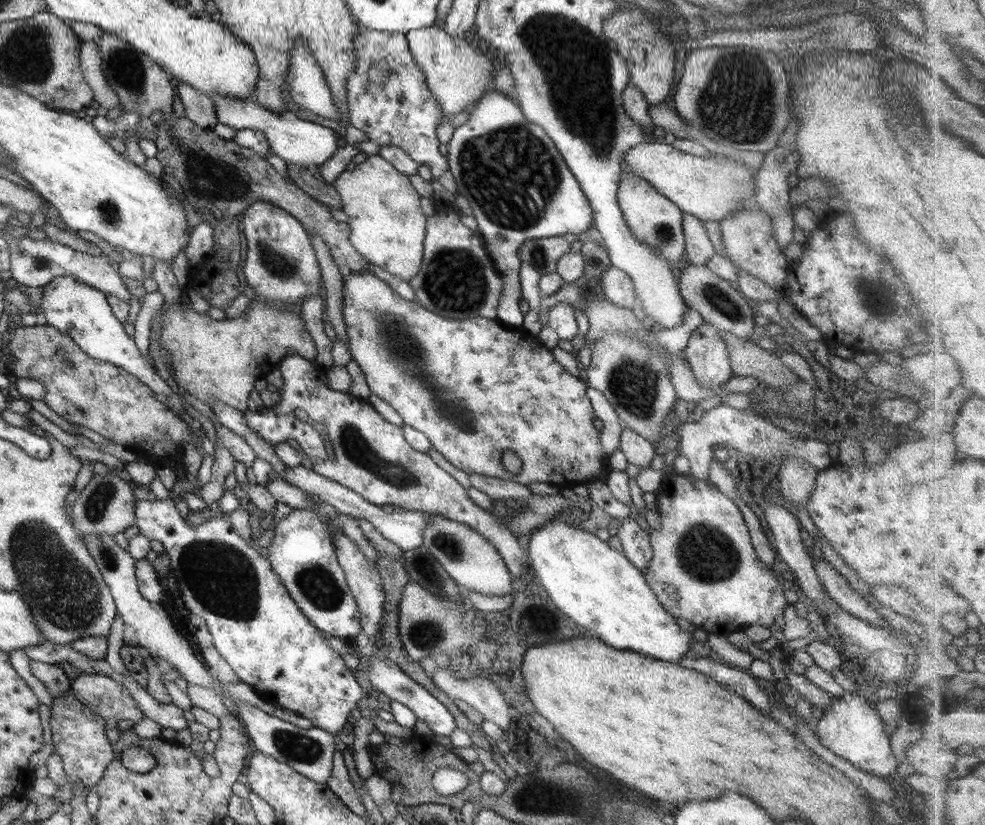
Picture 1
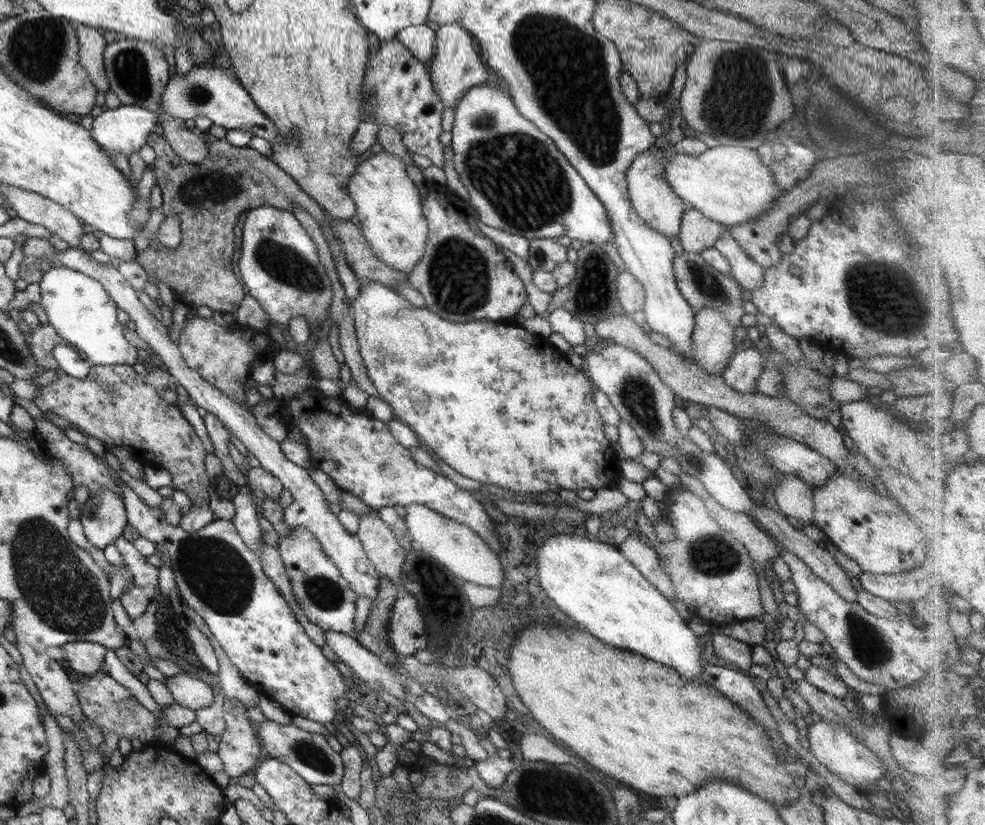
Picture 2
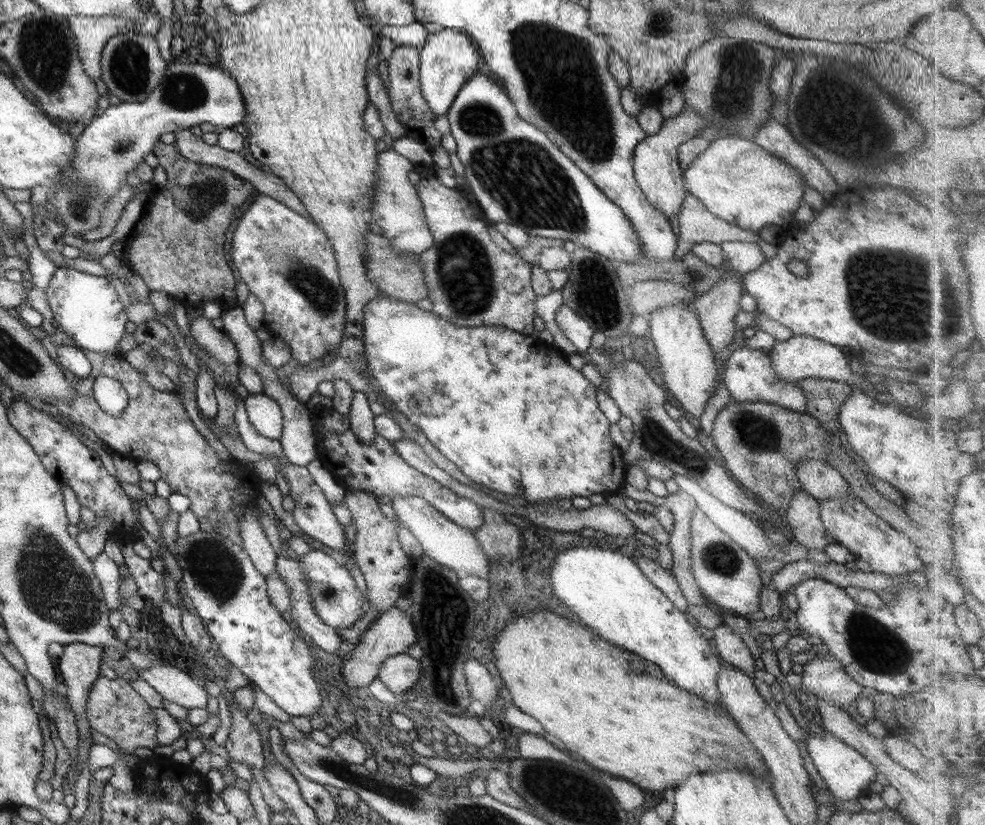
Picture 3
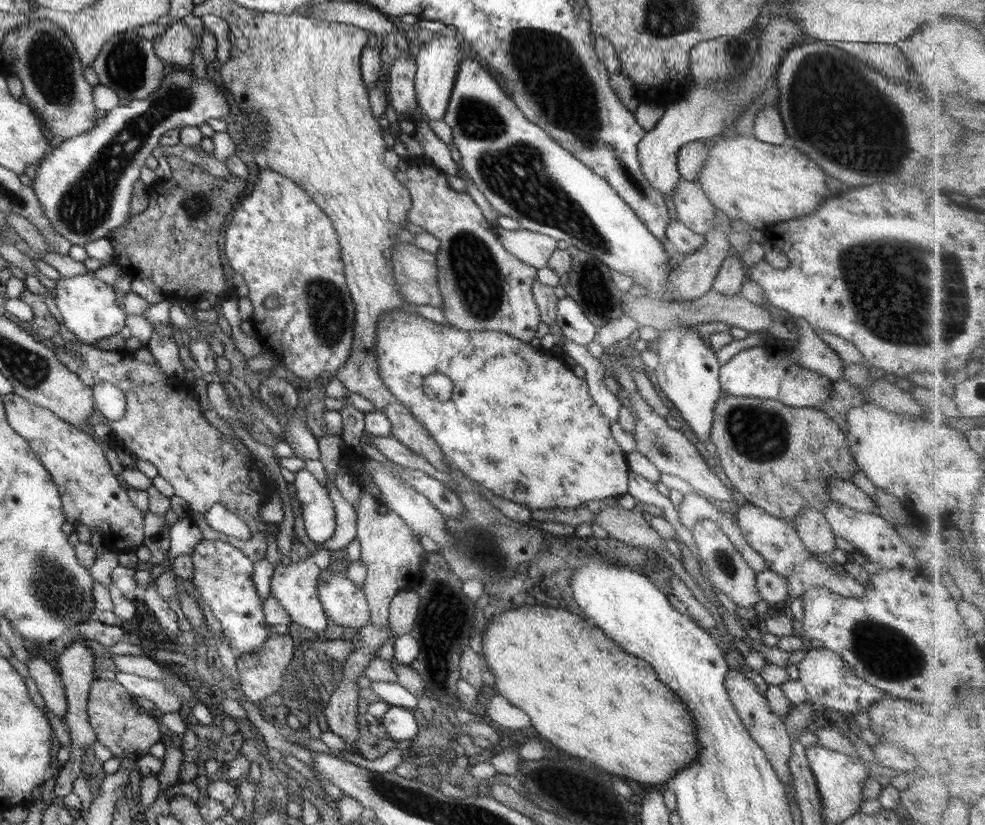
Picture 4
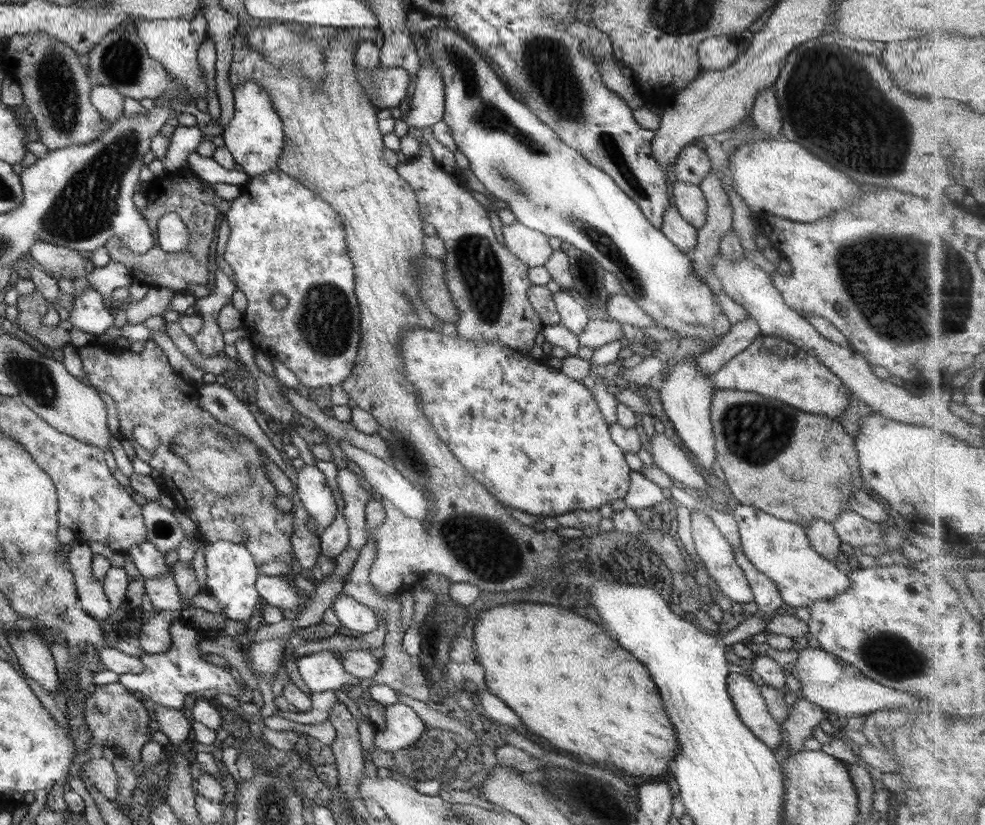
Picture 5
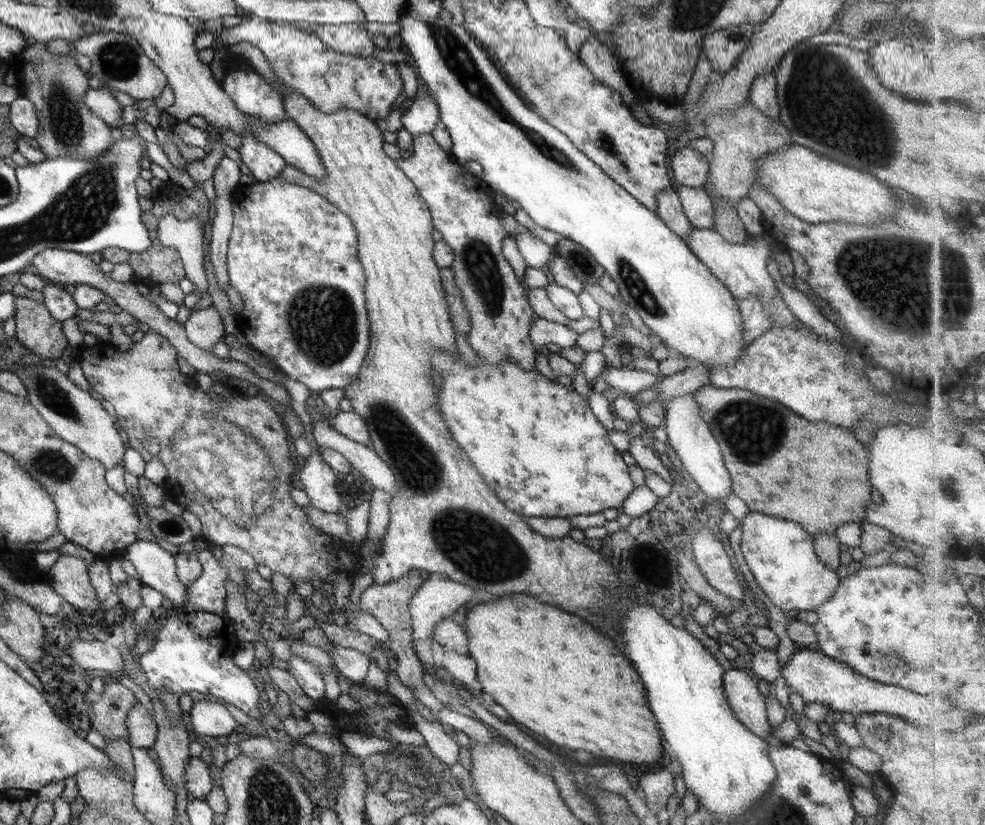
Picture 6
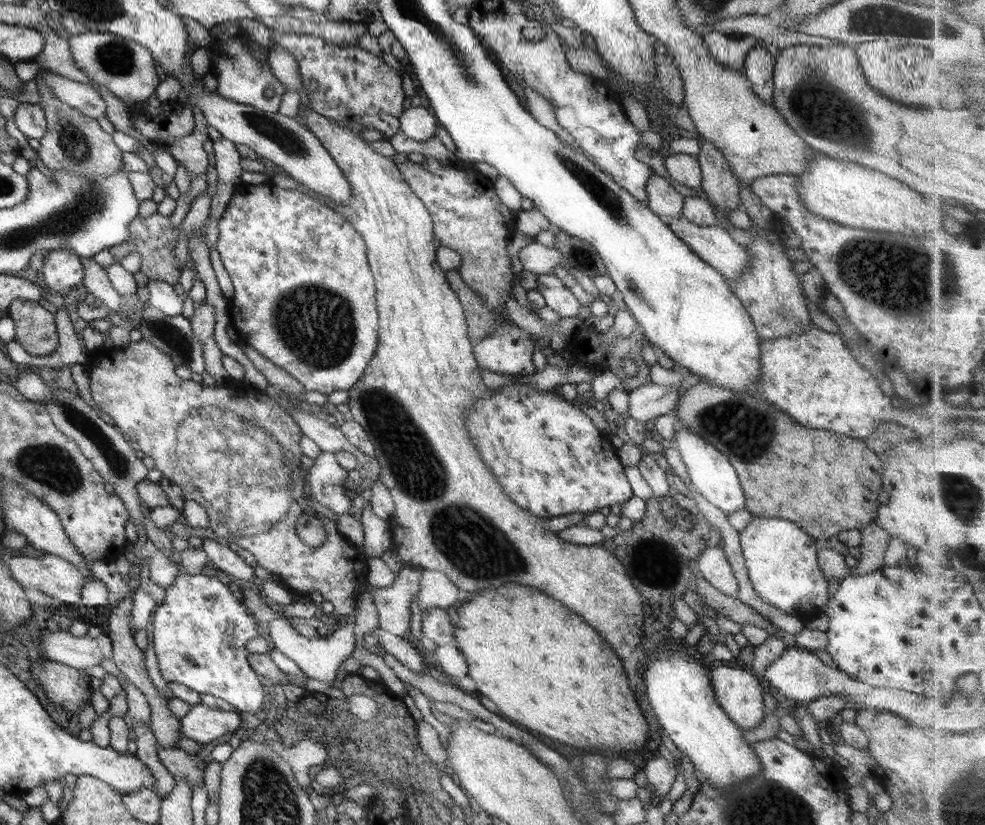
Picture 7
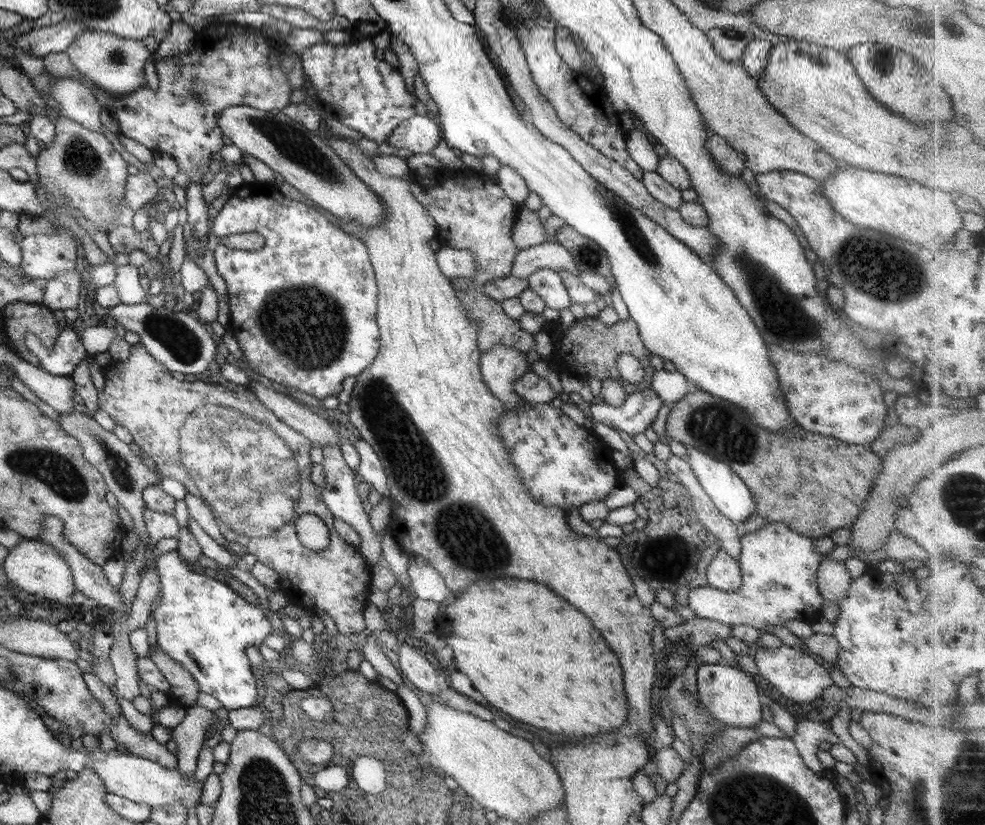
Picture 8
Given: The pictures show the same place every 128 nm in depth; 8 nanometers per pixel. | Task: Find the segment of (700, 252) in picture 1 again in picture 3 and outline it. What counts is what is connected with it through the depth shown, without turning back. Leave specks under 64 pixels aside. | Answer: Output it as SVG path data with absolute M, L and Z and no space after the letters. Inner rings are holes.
M686 193L677 215L679 234L677 236L676 257L689 253L689 248L699 242L743 241L753 243L761 239L758 233L740 230L732 224L711 214L695 196Z

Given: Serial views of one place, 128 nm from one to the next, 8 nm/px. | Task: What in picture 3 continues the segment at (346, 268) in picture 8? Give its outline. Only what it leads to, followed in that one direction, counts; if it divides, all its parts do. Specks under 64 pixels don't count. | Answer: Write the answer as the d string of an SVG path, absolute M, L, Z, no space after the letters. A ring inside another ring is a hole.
M257 194L239 219L230 250L239 278L263 305L265 330L289 345L298 367L337 350L345 325L346 300L333 248L312 221L271 196Z

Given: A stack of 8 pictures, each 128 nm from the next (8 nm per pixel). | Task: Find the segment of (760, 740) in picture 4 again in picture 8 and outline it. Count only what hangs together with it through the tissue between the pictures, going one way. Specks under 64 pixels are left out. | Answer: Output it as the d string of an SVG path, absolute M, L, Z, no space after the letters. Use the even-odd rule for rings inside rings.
M716 663L699 664L695 676L697 698L717 722L734 728L753 728L762 721L759 694L752 675Z

